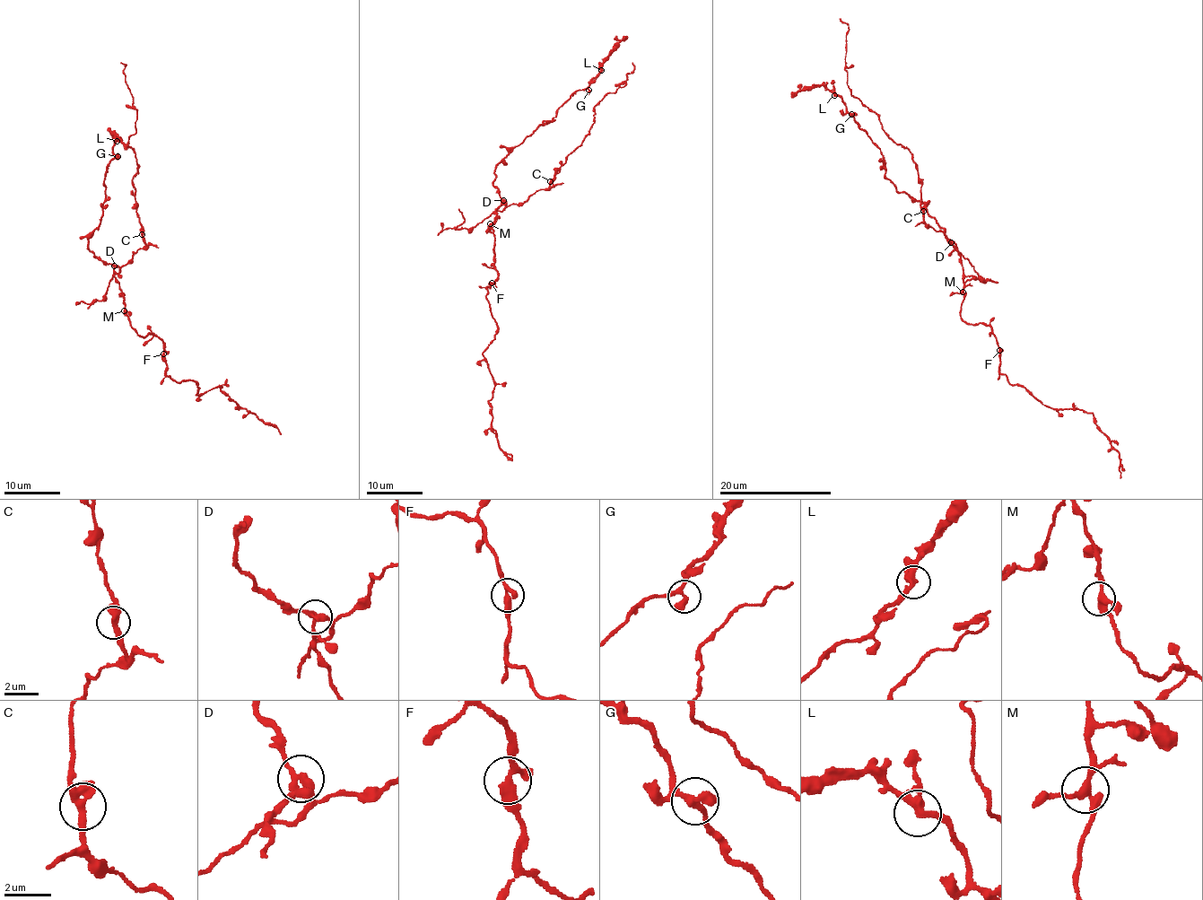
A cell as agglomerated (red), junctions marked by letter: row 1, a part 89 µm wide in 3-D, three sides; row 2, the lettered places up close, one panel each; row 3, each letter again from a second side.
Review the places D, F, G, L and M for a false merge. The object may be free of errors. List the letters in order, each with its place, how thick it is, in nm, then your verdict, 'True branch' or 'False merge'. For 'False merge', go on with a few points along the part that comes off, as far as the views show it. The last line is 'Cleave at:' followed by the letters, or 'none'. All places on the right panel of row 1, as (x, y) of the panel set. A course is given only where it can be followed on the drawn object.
D: Place: (951, 242). Thickness 280 nm. False merge. Course of the part to remove: (951, 243), (925, 223), (912, 153), (851, 95), (845, 65), (849, 26), (840, 19)
F: Place: (999, 350). Thickness 280 nm. True branch
G: Place: (851, 114). Thickness 280 nm. True branch
L: Place: (834, 95). Thickness 320 nm. True branch
M: Place: (963, 292). Thickness 300 nm. True branch
Cleave at: D

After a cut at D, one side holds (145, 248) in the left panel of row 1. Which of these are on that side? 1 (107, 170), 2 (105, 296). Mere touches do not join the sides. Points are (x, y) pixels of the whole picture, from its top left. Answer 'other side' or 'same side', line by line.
1: other side
2: same side

